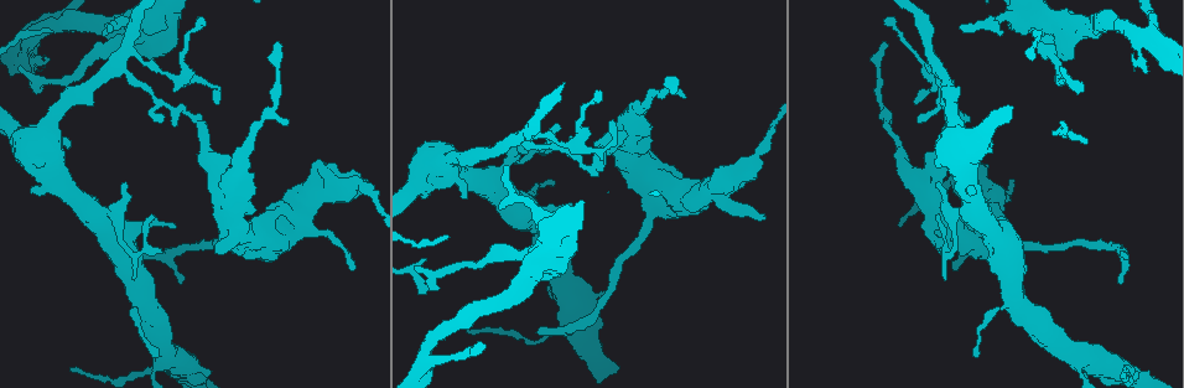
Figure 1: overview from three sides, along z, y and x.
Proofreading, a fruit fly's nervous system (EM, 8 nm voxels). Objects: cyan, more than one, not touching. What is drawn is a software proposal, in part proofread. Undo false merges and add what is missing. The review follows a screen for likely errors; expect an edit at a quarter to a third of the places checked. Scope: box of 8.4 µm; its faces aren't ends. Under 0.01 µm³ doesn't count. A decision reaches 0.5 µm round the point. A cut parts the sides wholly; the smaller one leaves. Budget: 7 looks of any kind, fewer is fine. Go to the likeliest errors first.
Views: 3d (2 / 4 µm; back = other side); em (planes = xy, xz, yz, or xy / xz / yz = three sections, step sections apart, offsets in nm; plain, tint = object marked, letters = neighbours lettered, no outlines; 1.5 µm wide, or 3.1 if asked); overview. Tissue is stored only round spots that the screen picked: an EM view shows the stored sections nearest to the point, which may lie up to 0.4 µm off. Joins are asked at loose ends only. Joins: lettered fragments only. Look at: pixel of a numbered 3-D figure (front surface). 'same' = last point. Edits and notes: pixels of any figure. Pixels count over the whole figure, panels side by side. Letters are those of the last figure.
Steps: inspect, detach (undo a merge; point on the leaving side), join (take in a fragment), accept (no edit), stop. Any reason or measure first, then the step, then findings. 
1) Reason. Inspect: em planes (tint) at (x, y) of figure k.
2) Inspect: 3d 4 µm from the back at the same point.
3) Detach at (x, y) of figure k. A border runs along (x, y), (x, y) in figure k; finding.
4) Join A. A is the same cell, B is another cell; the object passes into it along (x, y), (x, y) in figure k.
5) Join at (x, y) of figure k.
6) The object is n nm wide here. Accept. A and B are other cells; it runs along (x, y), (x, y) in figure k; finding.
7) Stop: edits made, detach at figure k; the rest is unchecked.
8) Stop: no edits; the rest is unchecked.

Abrupt turn. Inspect: em planes (letters) at (30, 39) of figure 1.

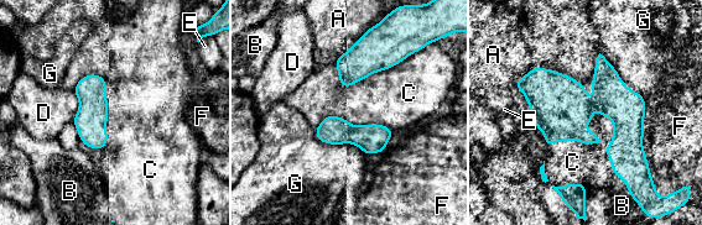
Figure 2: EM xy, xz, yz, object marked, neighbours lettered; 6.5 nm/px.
The longest contact is with C, 420 nm. Accept. A, B, C, D, E, F and G are other cells; a border runs along (334, 59), (344, 87), (398, 64) in figure 2; continuous, no second cell.

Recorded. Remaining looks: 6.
Free end. Inspect: em planes (letters) at (570, 202) of figure 1.

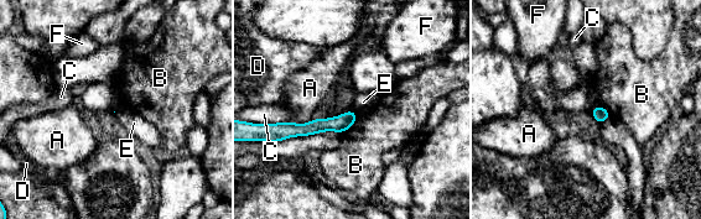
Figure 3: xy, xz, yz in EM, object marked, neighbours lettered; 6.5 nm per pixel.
Accept. A, B, C, D, E and F are other cells; it runs along (353, 115), (339, 124), (280, 128) in figure 3; no lettered fragment goes on from it.

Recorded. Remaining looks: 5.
Tapers out. Inspect: em planes (plain) at (18, 69) of figure 1.

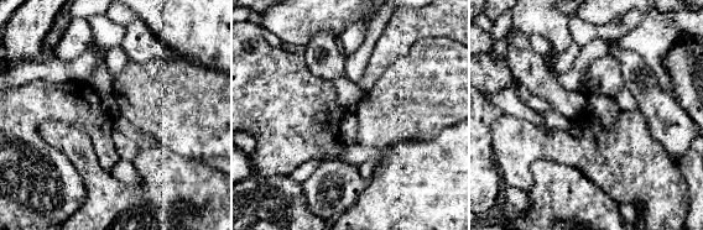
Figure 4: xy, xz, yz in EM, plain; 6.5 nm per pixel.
Inspect: em planes (letters) at the same point.

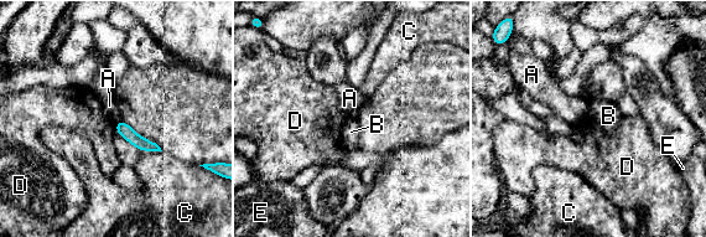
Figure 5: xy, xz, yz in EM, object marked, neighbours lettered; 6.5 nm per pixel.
Accept. A, B, C, D and E are other cells; it runs along (119, 124), (138, 142), (155, 148) in figure 5; no lettered fragment goes on from it.

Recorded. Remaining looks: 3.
Stop: no edits; the rest is unchecked.

